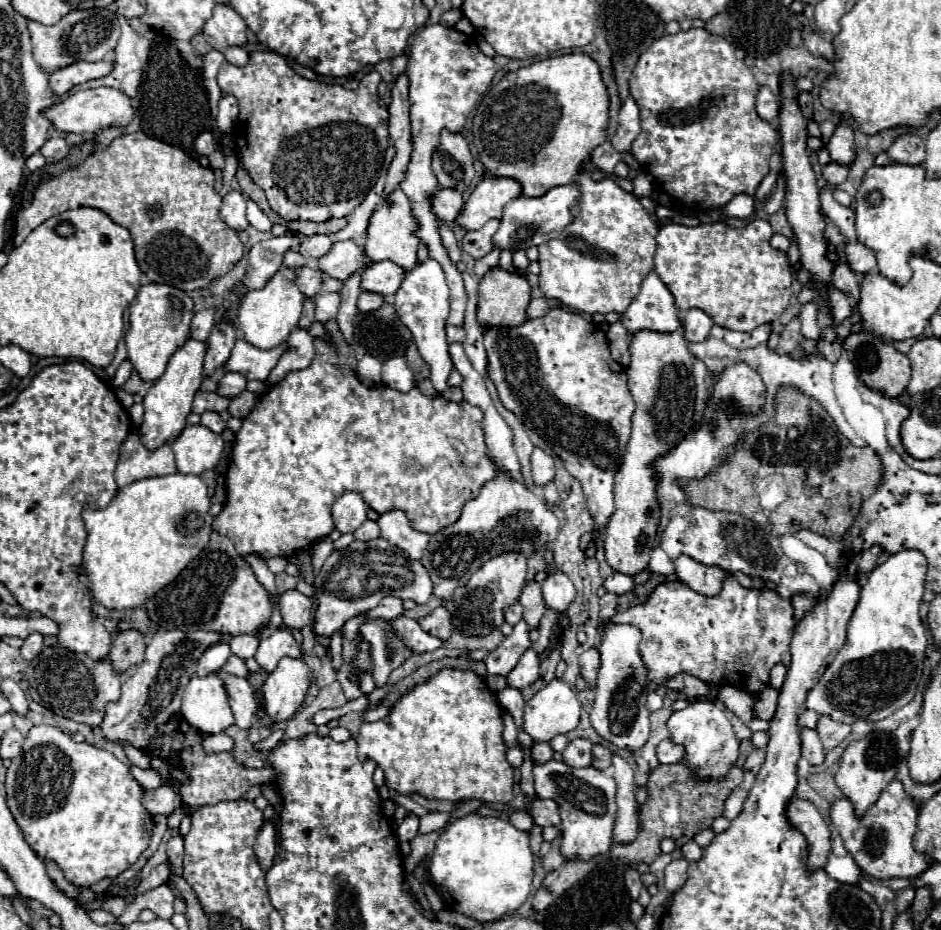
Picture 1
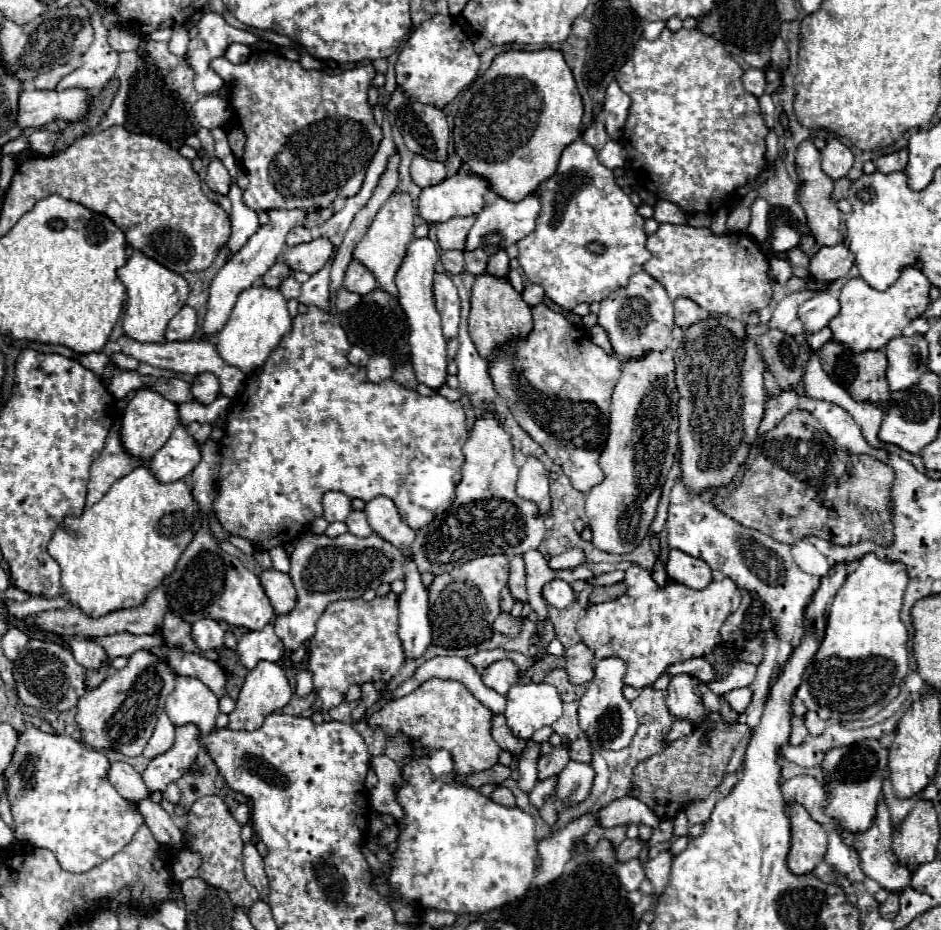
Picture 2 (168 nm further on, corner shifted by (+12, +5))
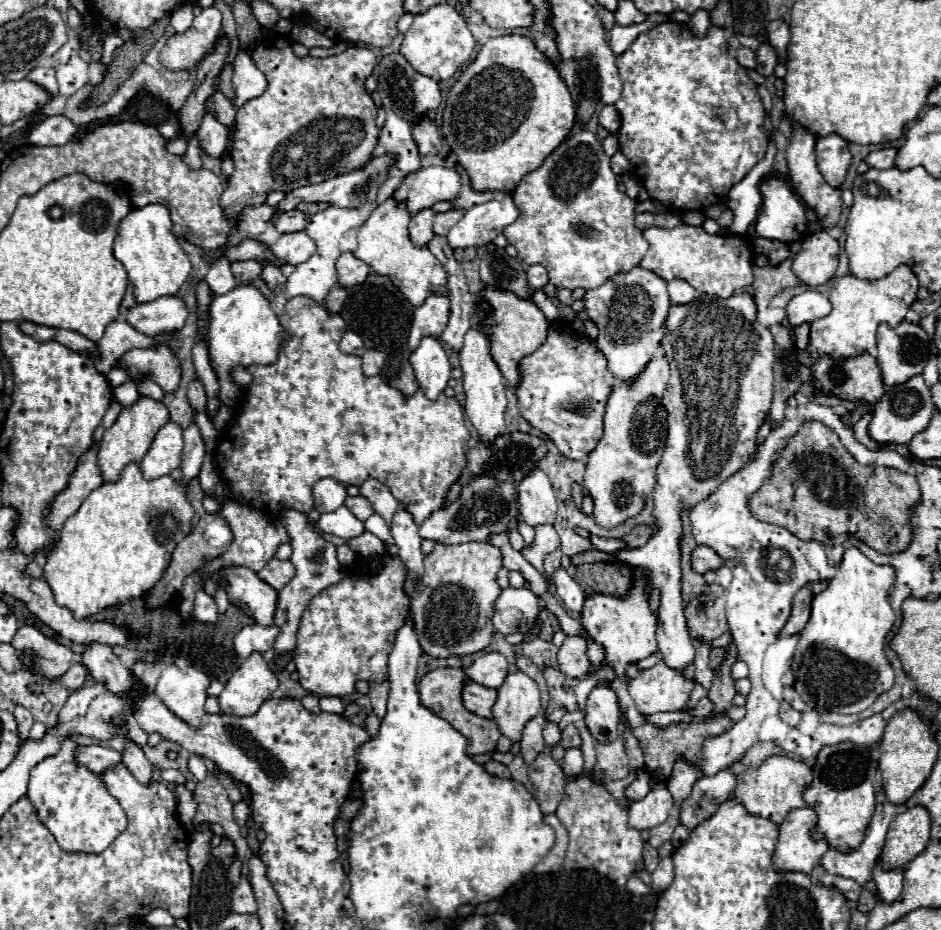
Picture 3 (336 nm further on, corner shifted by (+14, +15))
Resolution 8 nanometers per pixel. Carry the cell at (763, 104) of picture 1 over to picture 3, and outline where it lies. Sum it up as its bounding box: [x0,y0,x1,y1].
[735,46,755,68]

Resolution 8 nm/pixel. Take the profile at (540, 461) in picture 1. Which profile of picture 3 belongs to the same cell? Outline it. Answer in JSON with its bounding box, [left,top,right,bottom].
[517,468,557,526]

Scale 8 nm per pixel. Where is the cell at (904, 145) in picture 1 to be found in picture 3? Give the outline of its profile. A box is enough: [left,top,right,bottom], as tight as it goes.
[865,148,897,170]

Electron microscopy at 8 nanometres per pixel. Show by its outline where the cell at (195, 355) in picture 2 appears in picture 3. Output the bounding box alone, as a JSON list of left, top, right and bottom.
[93,308,171,374]

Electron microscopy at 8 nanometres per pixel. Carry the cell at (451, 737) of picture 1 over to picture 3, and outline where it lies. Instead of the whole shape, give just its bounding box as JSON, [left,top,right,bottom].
[419,668,501,756]

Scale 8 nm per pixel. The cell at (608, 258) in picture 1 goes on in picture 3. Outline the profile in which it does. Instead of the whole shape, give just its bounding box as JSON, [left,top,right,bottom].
[505,130,649,288]

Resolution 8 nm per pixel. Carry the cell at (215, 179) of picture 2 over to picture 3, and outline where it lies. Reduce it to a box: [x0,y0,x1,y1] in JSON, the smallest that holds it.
[197,112,227,158]

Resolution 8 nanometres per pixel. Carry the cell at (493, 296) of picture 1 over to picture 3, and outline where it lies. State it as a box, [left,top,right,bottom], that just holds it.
[479,288,549,388]

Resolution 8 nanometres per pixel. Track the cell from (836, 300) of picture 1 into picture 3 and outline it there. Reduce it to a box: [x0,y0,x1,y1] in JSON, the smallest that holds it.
[785,290,831,328]

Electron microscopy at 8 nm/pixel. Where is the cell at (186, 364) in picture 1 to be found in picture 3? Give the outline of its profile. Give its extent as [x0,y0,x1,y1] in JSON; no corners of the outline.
[97,398,169,482]

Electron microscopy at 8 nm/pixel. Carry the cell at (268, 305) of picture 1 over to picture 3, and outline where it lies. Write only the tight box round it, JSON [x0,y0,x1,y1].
[209,286,285,406]

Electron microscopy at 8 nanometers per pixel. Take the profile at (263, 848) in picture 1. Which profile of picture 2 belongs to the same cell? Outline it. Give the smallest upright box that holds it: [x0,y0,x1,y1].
[243,842,269,898]

